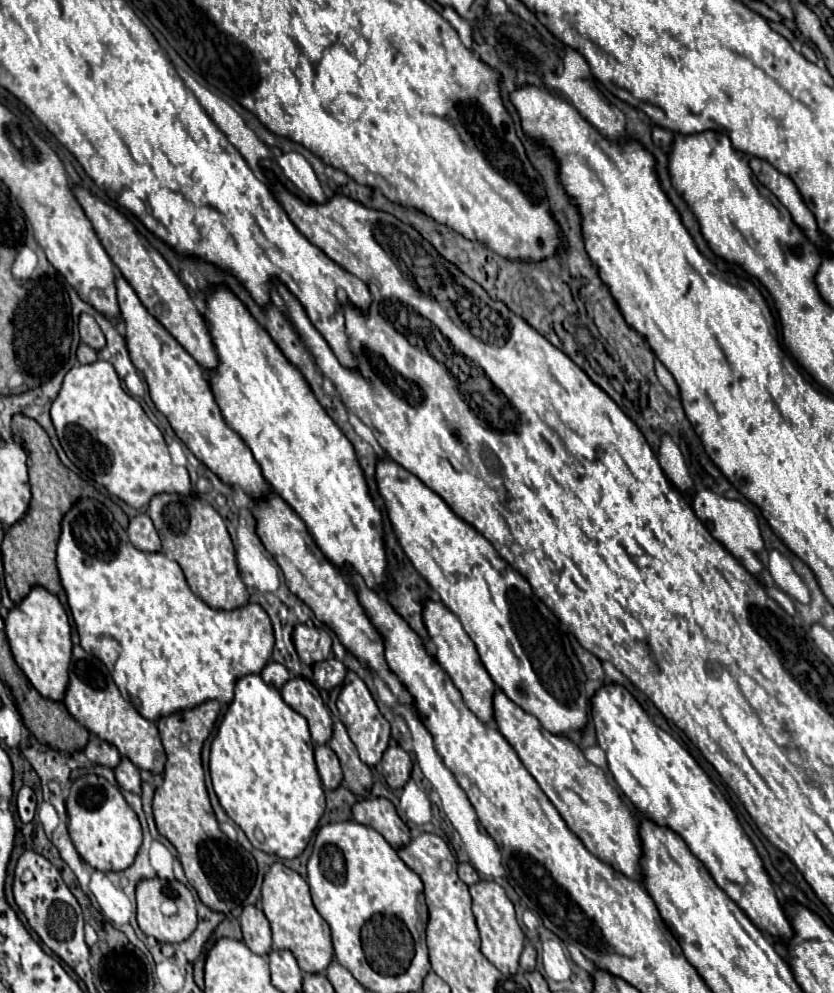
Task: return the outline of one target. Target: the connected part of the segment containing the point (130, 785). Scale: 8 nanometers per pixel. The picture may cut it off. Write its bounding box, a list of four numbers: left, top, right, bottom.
[115,758,141,794]

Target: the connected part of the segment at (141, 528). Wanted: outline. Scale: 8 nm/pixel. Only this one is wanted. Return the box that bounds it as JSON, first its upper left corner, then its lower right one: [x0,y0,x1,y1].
[127,514,161,552]

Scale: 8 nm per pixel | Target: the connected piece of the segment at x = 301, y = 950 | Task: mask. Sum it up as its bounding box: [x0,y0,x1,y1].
[261,862,333,974]

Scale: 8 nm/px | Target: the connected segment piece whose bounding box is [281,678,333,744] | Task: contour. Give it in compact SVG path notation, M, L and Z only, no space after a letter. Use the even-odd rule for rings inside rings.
M291 678L281 688L281 696L295 712L299 712L309 722L311 736L317 744L329 742L329 738L333 734L333 720L323 704L317 688L309 680Z

